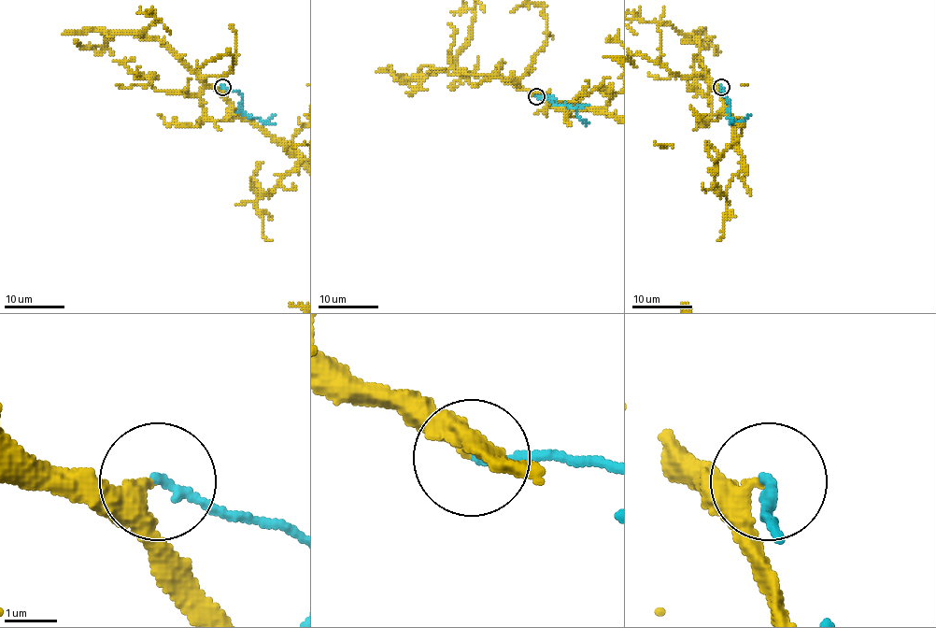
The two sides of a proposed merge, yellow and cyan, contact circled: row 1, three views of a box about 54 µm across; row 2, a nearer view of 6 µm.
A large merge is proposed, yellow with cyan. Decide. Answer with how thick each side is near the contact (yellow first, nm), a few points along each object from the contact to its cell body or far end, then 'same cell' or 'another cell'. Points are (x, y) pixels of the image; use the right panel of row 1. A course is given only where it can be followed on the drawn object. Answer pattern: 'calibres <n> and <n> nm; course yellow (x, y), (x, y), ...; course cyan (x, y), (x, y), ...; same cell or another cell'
calibres 240 and 190 nm; course cyan (721, 87), (729, 115), (734, 120), (744, 120), (749, 114); another cell

